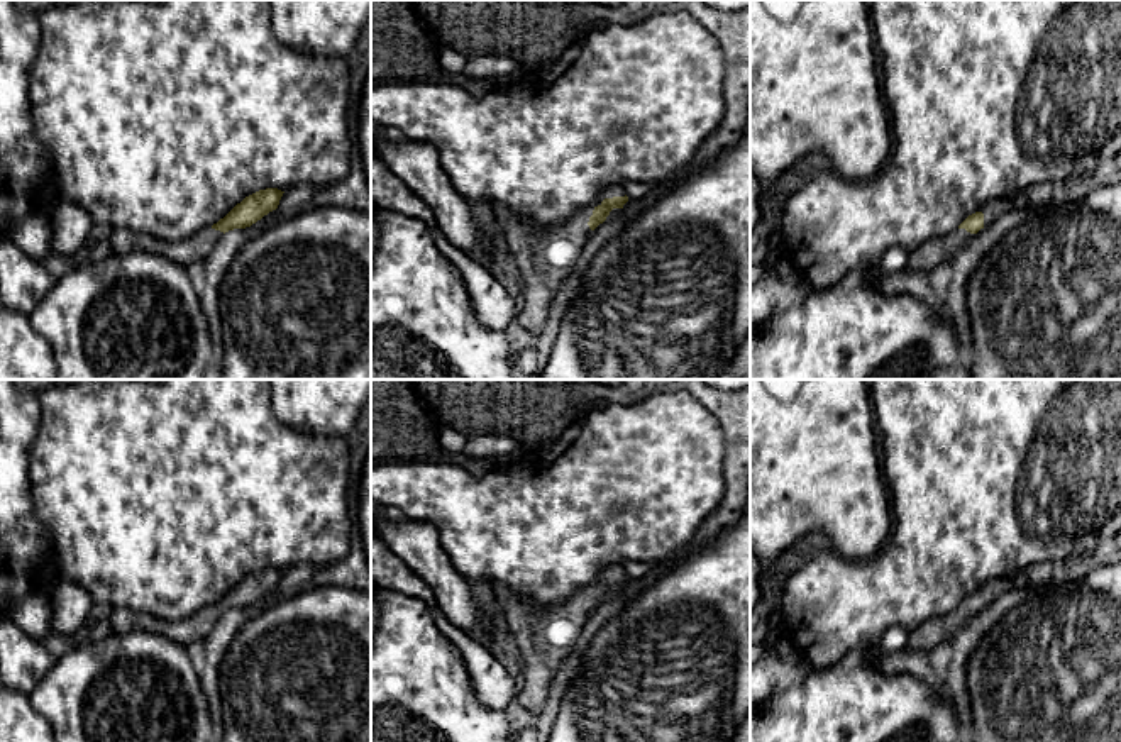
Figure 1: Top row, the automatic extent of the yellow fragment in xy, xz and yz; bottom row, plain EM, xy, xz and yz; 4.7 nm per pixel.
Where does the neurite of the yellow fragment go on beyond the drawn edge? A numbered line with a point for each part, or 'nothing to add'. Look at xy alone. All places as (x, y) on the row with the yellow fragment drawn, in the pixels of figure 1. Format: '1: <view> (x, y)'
1: xy (197, 248)

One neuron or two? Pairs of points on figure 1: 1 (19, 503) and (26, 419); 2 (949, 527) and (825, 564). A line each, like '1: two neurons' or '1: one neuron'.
1: one neuron
2: one neuron

